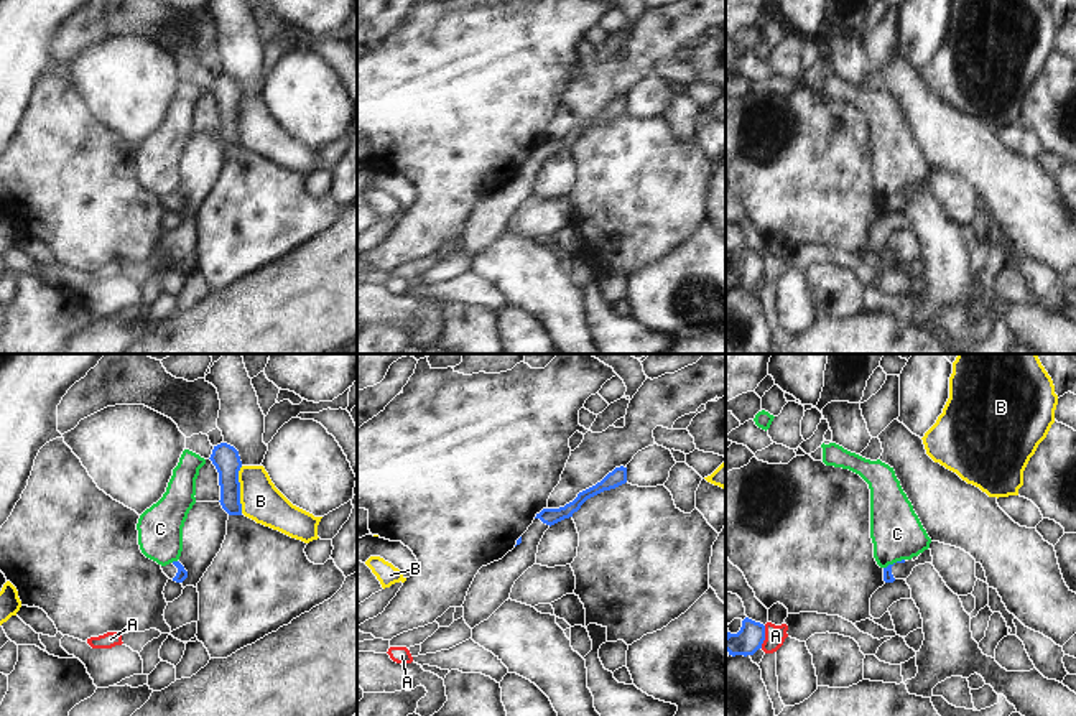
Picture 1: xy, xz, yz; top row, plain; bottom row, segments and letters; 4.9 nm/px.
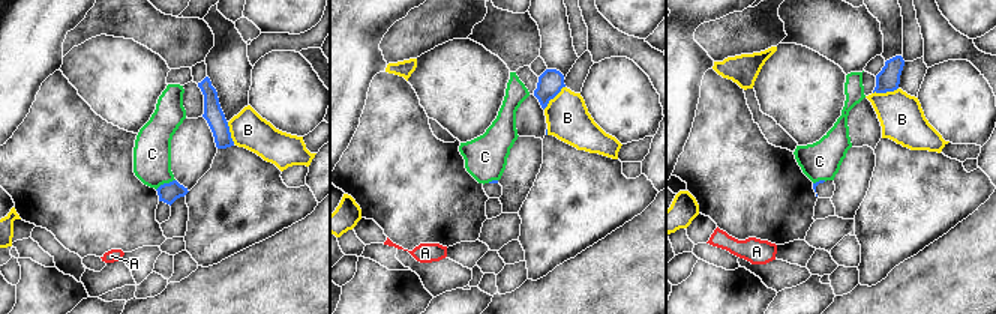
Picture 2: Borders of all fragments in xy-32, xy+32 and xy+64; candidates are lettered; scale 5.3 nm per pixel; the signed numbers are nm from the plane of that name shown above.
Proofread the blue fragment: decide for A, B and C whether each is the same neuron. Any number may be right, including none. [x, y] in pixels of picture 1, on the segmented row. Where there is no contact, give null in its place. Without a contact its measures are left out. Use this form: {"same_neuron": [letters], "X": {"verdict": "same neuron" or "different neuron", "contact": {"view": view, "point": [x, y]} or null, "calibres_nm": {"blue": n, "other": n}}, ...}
{"same_neuron": [], "A": {"verdict": "different neuron", "contact": {"view": "yz", "point": [764, 637]}, "calibres_nm": {"blue": 140, "other": 100}}, "B": {"verdict": "different neuron", "contact": {"view": "xy", "point": [239, 489]}, "calibres_nm": {"blue": 130, "other": 190}}, "C": {"verdict": "different neuron", "contact": {"view": "xy", "point": [173, 562]}, "calibres_nm": {"blue": 60, "other": 220}}}

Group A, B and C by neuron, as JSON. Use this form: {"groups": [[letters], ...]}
{"groups": [["A"], ["B"], ["C"]]}

